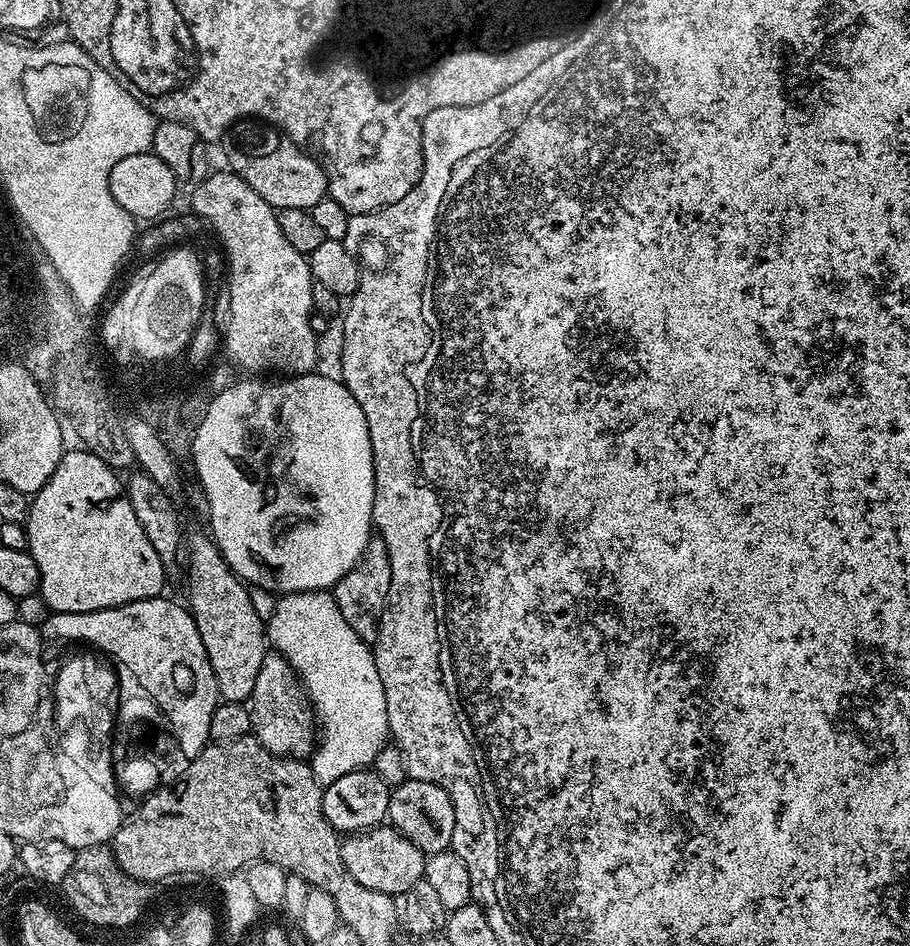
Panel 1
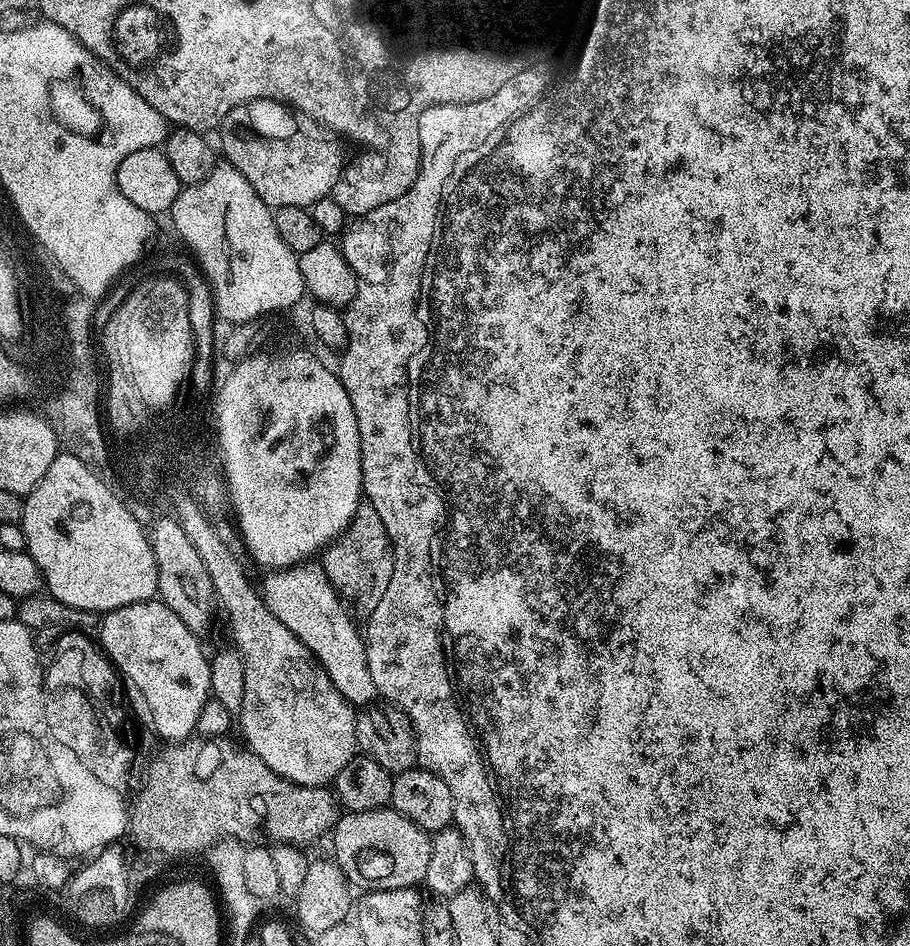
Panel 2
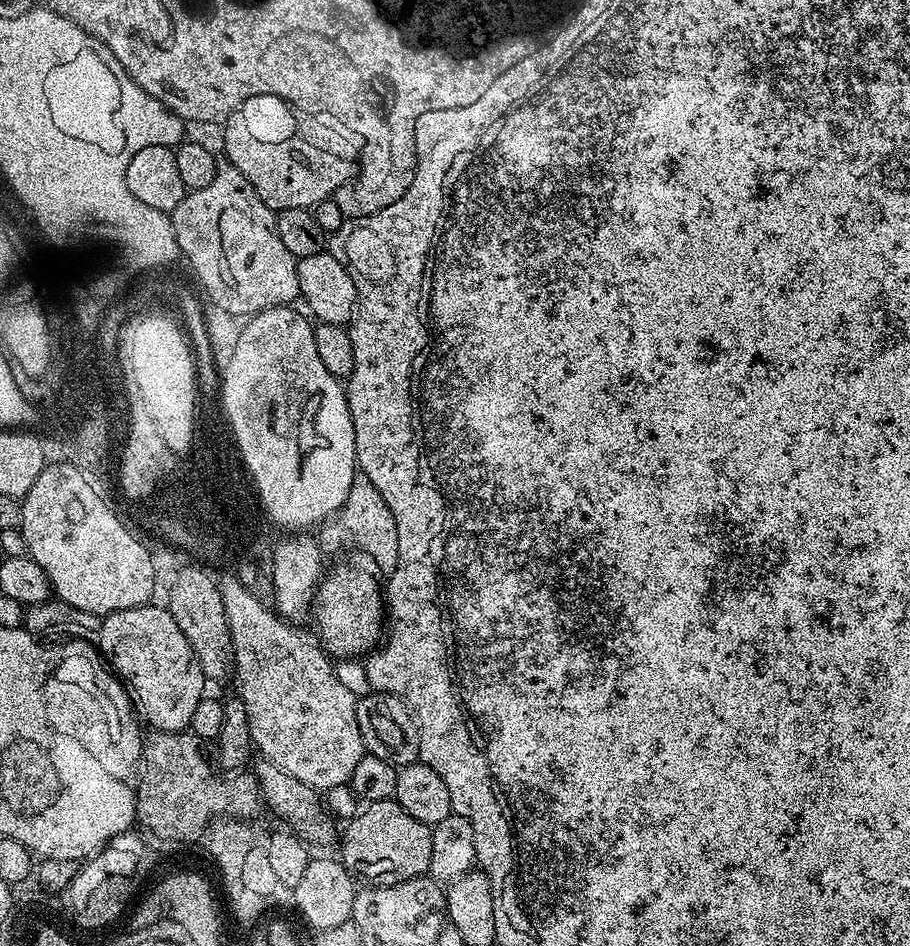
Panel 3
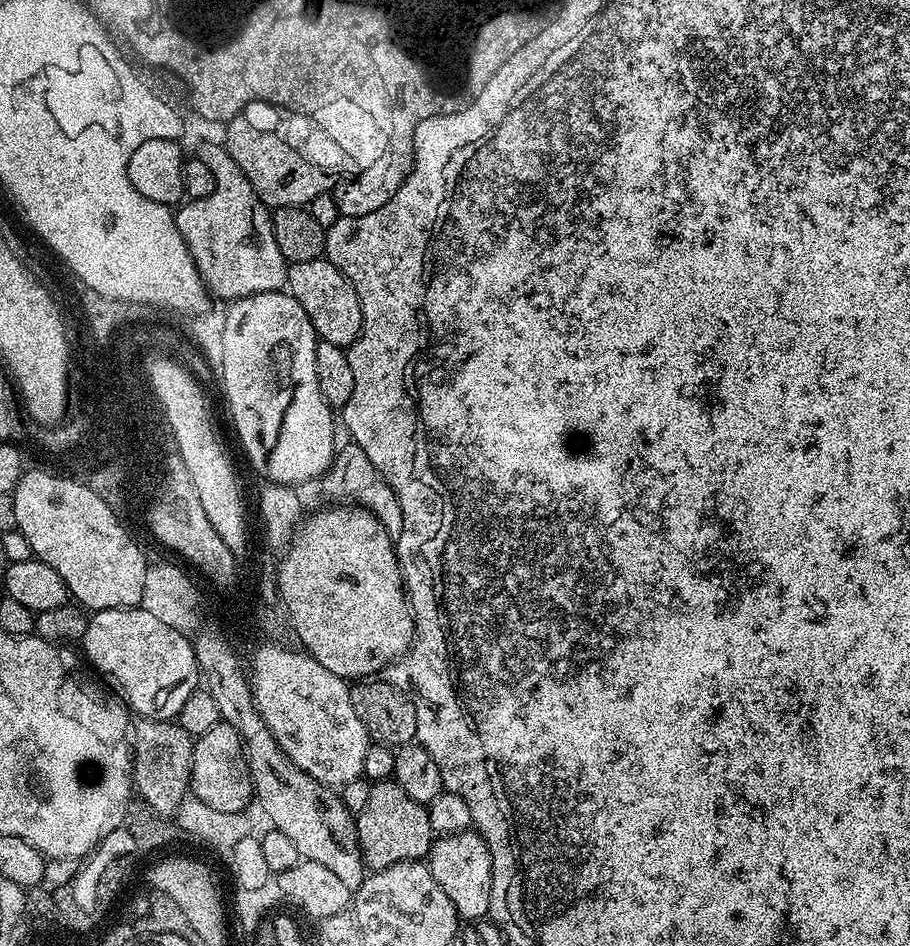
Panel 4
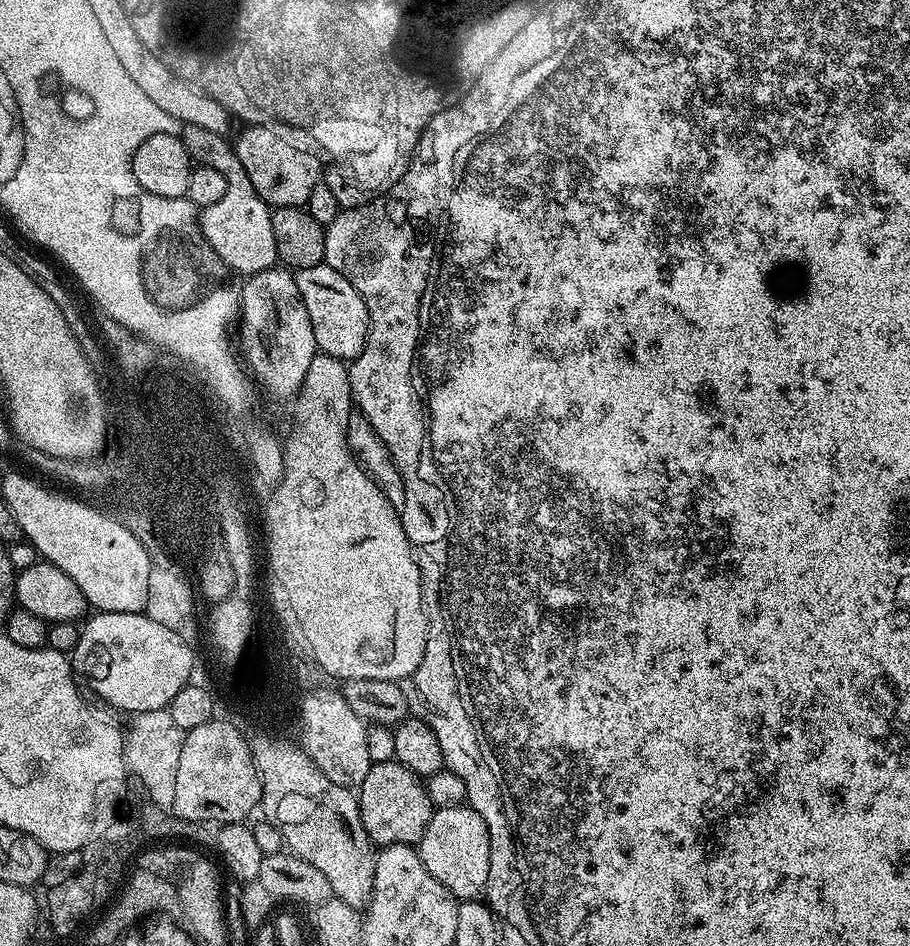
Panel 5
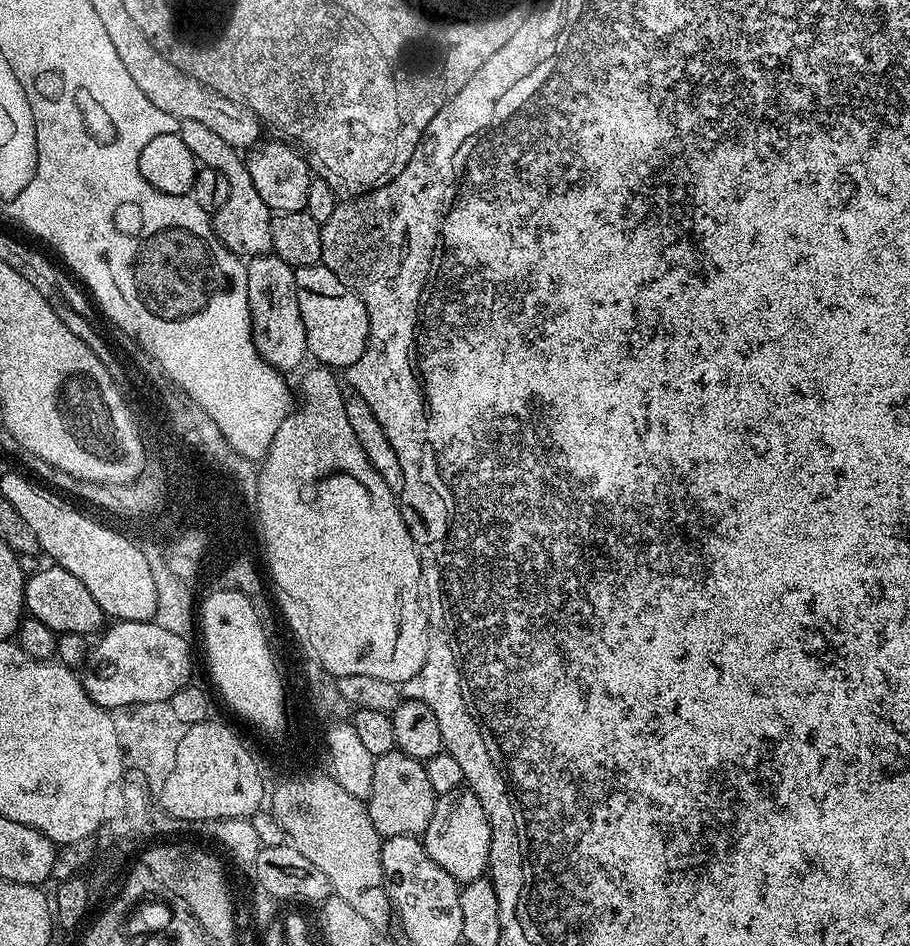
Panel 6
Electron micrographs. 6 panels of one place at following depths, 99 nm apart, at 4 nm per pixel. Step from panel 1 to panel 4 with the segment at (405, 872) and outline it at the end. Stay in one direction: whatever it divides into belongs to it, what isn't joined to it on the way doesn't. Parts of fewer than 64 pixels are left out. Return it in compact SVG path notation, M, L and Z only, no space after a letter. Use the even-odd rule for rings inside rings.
M395 779L378 780L372 784L370 798L360 812L355 813L358 846L364 855L364 863L373 872L386 866L394 866L407 860L423 861L432 849L434 833L431 828L429 809L418 803L402 790Z

